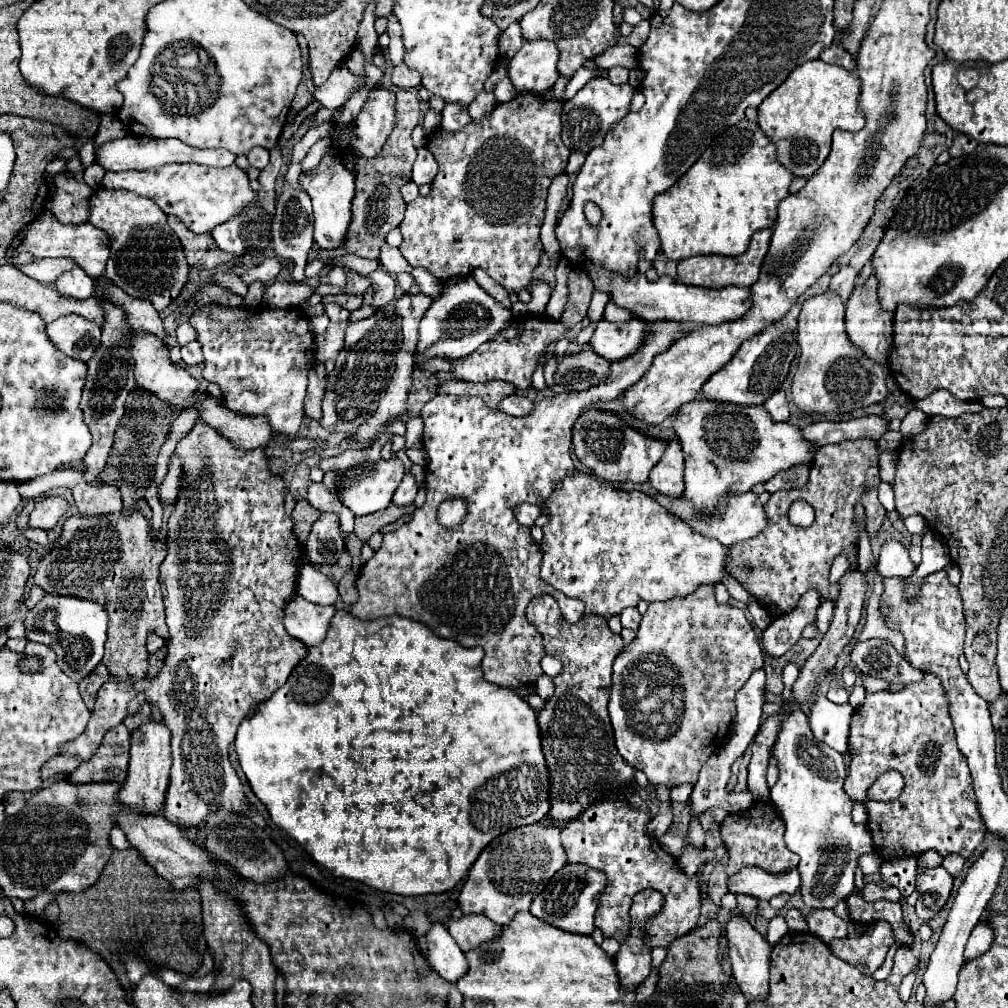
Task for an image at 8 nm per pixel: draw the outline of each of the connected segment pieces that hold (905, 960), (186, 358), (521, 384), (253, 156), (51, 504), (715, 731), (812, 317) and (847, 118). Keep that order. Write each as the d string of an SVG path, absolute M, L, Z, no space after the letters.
M899 947L895 953L895 965L893 967L903 967L903 973L901 973L901 979L903 979L907 973L911 973L913 969L919 967L919 959L913 955L911 949Z
M191 341L185 347L181 347L181 361L185 365L199 365L203 361L203 353L201 353L201 343L199 341Z
M521 315L511 321L507 329L503 329L495 339L489 343L483 343L475 353L451 361L453 375L463 381L507 381L515 389L527 389L531 387L531 375L539 363L539 355L543 353L545 347L553 347L557 339L565 335L565 327L559 321L549 321L541 317L531 317L531 315Z
M253 147L249 153L247 153L247 159L253 167L257 169L265 169L265 165L269 163L269 151L263 149L263 147Z
M59 495L37 501L35 509L29 515L29 525L45 529L45 531L55 529L59 525L59 521L63 519L63 515L67 513L67 509L69 509L69 503Z
M697 587L691 595L649 603L641 619L637 637L623 647L613 663L609 719L615 733L615 747L621 757L641 769L653 787L677 787L695 783L699 769L719 745L719 737L727 737L735 719L735 693L745 685L753 671L765 663L759 637L747 621L745 613L731 605L715 601L715 587Z
M833 291L809 297L803 303L803 309L799 313L797 339L801 347L801 359L793 377L793 399L805 413L849 413L861 407L869 407L873 403L881 403L889 395L887 369L869 359L863 351L859 351L859 347L849 341L845 331L845 303Z
M821 59L799 65L759 107L759 127L775 143L779 161L799 177L811 177L827 159L835 129L859 131L865 123L859 109L859 77Z

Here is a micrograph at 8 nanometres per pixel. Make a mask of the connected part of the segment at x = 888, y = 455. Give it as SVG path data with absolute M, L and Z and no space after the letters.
M883 451L883 453L879 455L878 464L881 481L891 484L891 481L895 479L896 473L895 455L893 455L891 451Z

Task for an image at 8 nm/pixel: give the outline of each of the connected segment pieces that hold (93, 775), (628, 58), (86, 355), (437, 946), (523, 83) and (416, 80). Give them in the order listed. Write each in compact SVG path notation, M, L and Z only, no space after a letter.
M121 723L107 731L99 751L87 761L81 763L69 777L69 783L103 783L115 781L123 783L127 779L129 767L129 731Z
M625 44L625 45L615 45L611 49L607 49L605 53L601 53L599 57L595 57L595 63L603 69L609 69L613 65L623 65L623 67L633 67L637 63L637 49L635 47Z
M65 315L61 319L55 319L47 323L47 335L59 351L73 359L89 361L95 347L99 345L99 325L93 321L87 321L79 315Z
M433 923L425 933L425 941L431 969L445 981L457 983L457 979L467 971L467 959L449 931L441 923Z
M545 39L525 41L507 65L509 79L517 91L543 93L557 81L557 59L555 43Z
M401 63L401 65L393 67L391 83L397 89L415 89L415 87L421 85L421 75L419 75L419 71L413 71L405 63Z

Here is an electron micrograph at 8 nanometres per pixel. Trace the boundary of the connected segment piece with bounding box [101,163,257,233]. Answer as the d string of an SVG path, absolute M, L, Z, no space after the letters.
M171 163L159 171L123 171L105 173L103 189L127 189L153 199L167 215L177 215L193 233L209 233L211 227L225 223L245 205L257 203L257 193L249 187L249 177L237 167L209 167L197 163Z

